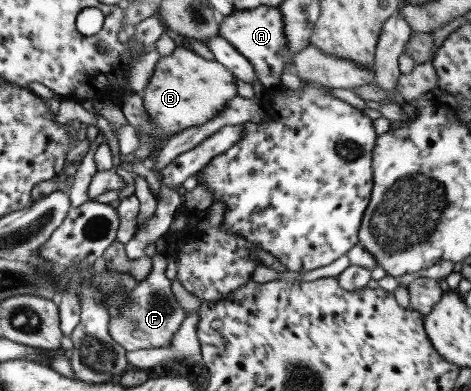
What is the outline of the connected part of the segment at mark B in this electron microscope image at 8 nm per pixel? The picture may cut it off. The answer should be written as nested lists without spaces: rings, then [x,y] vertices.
[[[176,47],[167,57],[158,58],[153,68],[153,74],[143,88],[142,105],[154,123],[153,133],[144,133],[141,128],[134,128],[138,136],[139,146],[131,152],[129,158],[141,160],[149,156],[153,147],[160,146],[160,140],[177,134],[184,128],[201,126],[212,120],[229,102],[237,95],[235,77],[225,66],[215,59],[205,60],[200,58],[189,48]]]

